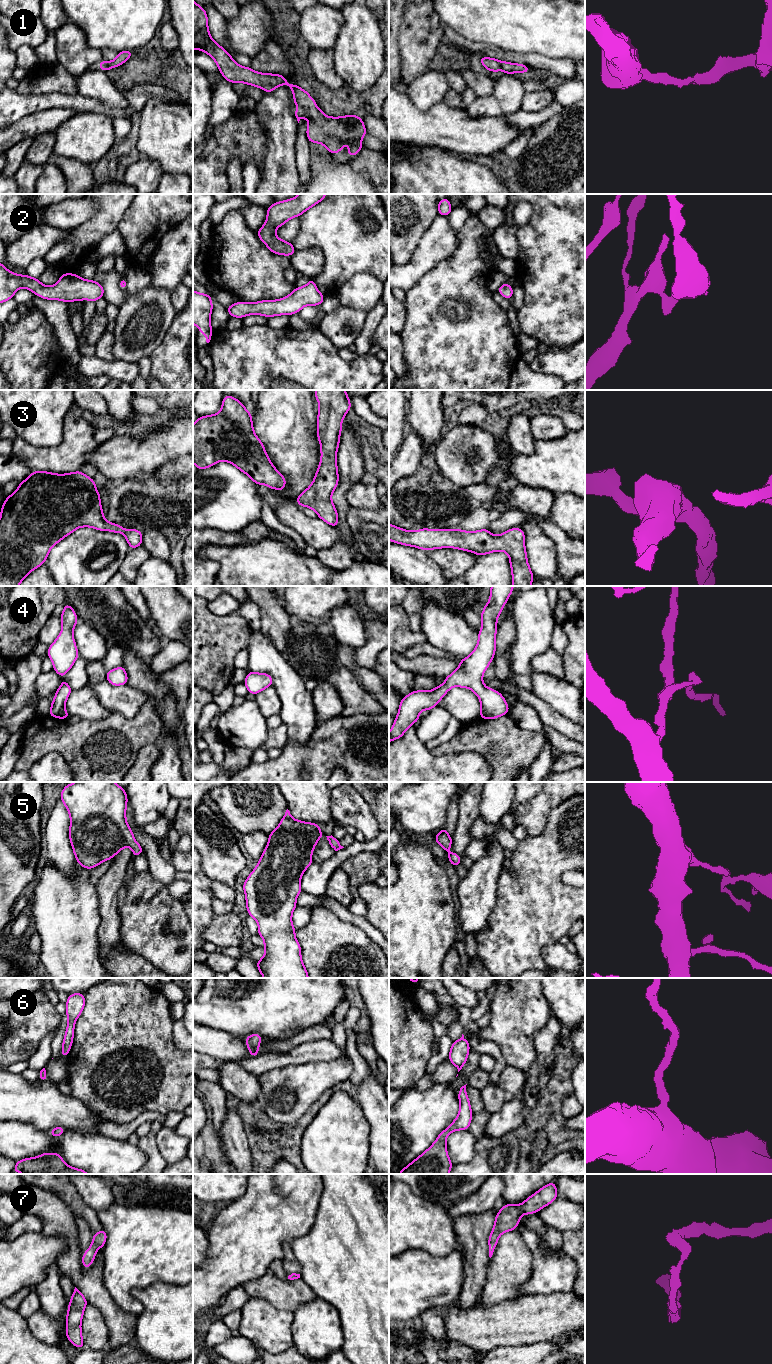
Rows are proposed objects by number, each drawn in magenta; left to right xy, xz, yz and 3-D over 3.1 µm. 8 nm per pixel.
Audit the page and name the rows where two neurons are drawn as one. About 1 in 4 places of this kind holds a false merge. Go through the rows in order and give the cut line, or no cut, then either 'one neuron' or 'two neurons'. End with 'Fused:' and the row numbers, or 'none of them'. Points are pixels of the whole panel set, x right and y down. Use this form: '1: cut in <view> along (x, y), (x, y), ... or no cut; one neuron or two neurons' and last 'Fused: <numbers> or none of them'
1: no cut; one neuron
2: no cut; one neuron
3: no cut; one neuron
4: no cut; one neuron
5: no cut; one neuron
6: no cut; one neuron
7: no cut; one neuron
Fused: none of them

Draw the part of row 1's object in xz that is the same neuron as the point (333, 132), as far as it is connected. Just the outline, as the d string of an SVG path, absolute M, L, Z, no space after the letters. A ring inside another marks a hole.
M194 0L193 50L203 50L212 57L222 76L231 83L246 83L262 88L264 92L273 92L276 87L287 85L293 91L293 105L300 107L294 111L298 123L304 117L308 119L306 134L310 143L323 144L326 150L333 154L339 153L343 145L349 144L347 154L350 157L357 155L363 148L361 140L367 131L362 118L357 115L326 116L306 90L296 84L290 84L284 76L259 73L250 67L237 64L231 55L211 38L207 13Z

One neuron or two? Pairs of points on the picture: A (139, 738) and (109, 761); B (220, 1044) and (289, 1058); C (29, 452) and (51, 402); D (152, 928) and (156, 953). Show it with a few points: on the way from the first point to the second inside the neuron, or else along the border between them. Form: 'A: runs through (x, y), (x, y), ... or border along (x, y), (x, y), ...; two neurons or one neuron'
A: runs through (132, 738), (116, 754); one neuron
B: border along (271, 1051), (259, 1056); two neurons
C: border along (17, 435), (36, 446), (55, 446); two neurons
D: runs through (156, 934), (156, 947); one neuron

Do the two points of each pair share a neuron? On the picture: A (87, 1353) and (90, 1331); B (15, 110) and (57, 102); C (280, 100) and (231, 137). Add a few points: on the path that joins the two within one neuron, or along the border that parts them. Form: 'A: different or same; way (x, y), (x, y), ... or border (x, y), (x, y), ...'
A: different; border (85, 1346), (91, 1349), (106, 1349)
B: same; way (25, 105), (47, 102)
C: different; border (254, 110), (257, 120), (263, 129), (265, 140)

